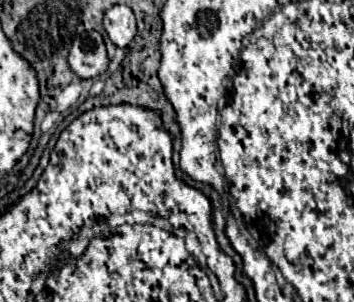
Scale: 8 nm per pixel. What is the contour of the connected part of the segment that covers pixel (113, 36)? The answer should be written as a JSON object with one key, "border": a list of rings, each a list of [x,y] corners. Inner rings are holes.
{"border":[[[113,5],[103,19],[105,31],[109,35],[109,39],[117,45],[117,47],[127,47],[131,43],[131,39],[137,33],[135,27],[135,15],[127,5]]]}

